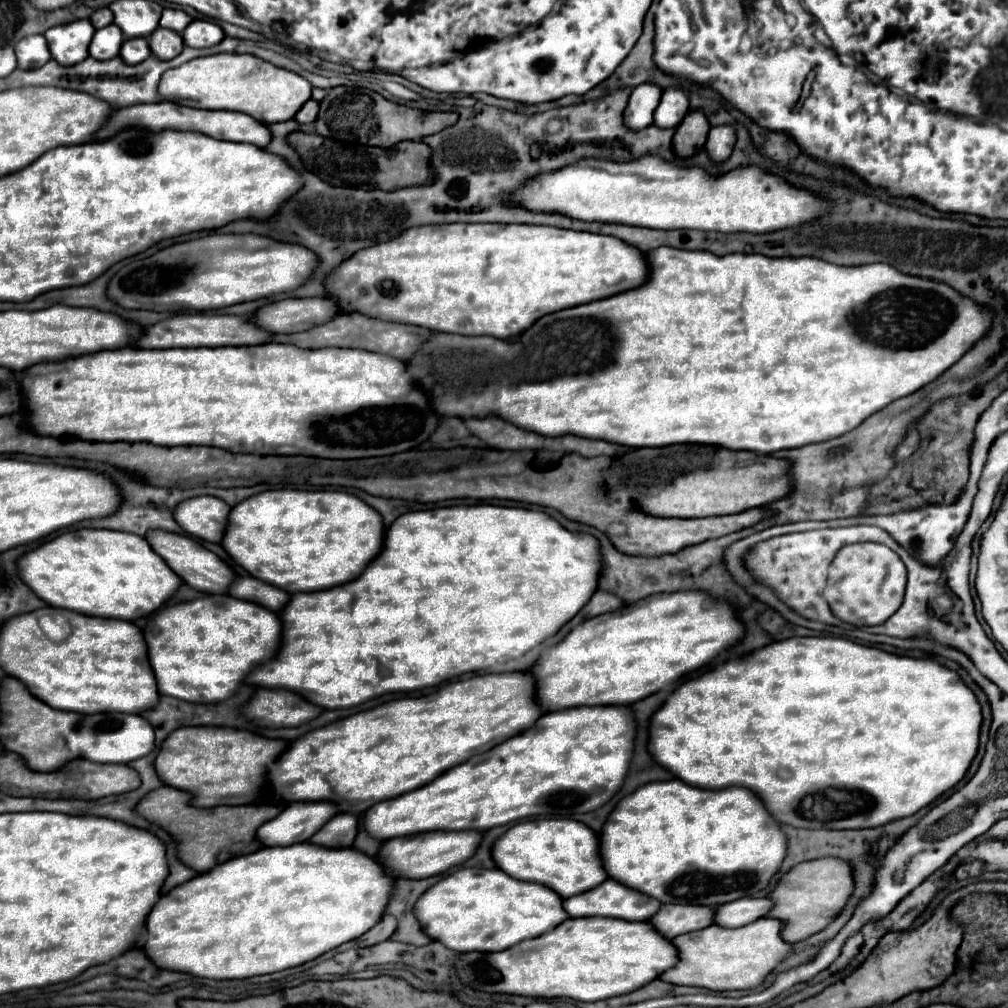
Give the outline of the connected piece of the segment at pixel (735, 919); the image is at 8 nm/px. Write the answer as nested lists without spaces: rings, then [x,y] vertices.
[[[742,898],[738,902],[728,902],[716,910],[716,924],[726,928],[738,928],[758,918],[764,918],[774,908],[770,898]]]

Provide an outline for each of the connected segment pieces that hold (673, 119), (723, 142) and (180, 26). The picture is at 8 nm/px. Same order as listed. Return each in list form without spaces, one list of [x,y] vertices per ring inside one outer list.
[[[680,86],[666,88],[658,108],[654,110],[654,124],[662,128],[678,126],[690,108],[690,100]]]
[[[722,124],[722,126],[714,126],[710,128],[708,132],[708,140],[706,140],[706,150],[708,150],[708,156],[716,162],[722,162],[730,156],[732,148],[734,148],[734,142],[736,142],[736,130],[728,124]]]
[[[165,8],[162,12],[162,20],[160,20],[160,26],[162,28],[170,28],[174,32],[184,32],[184,28],[192,22],[192,18],[184,12],[184,10],[178,10],[178,8]]]

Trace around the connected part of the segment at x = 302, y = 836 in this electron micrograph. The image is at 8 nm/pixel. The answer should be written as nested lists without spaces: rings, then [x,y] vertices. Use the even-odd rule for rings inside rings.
[[[292,802],[276,818],[260,826],[258,840],[266,846],[286,846],[310,840],[332,816],[340,812],[334,802]]]

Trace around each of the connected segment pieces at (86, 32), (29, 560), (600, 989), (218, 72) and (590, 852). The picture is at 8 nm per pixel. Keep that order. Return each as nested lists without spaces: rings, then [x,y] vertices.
[[[74,20],[68,24],[58,24],[44,32],[52,58],[58,64],[70,66],[82,62],[88,56],[88,44],[94,36],[94,26],[90,20]]]
[[[116,530],[64,532],[24,554],[18,568],[20,578],[50,606],[118,620],[136,620],[156,612],[182,586],[182,578],[170,570],[144,536]]]
[[[610,917],[570,918],[558,926],[558,930],[550,930],[550,934],[542,934],[542,938],[534,938],[534,942],[520,942],[518,946],[494,954],[486,952],[466,952],[460,954],[456,962],[456,972],[460,980],[472,988],[484,992],[504,992],[504,994],[520,994],[532,998],[572,998],[580,1002],[598,1002],[608,1000],[612,996],[622,996],[634,992],[652,980],[656,980],[662,972],[676,966],[678,948],[658,934],[648,922],[626,922]]]
[[[212,54],[194,58],[178,68],[166,70],[158,92],[162,100],[202,110],[236,110],[262,124],[290,120],[302,102],[310,98],[312,86],[298,74],[278,68],[252,54]]]
[[[544,818],[516,824],[496,840],[492,856],[506,874],[550,886],[562,898],[592,890],[608,878],[600,858],[600,838],[586,824],[570,818]]]

